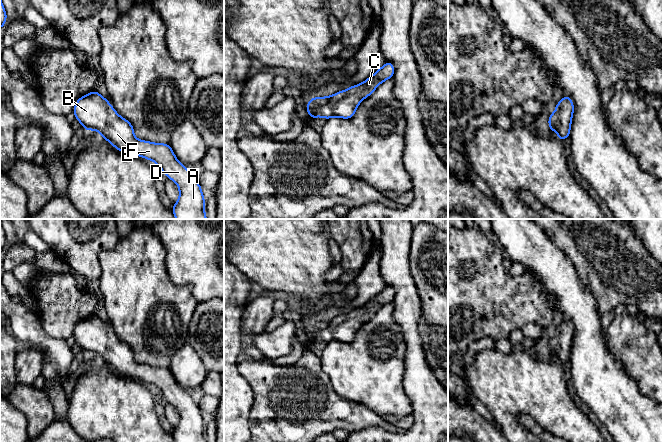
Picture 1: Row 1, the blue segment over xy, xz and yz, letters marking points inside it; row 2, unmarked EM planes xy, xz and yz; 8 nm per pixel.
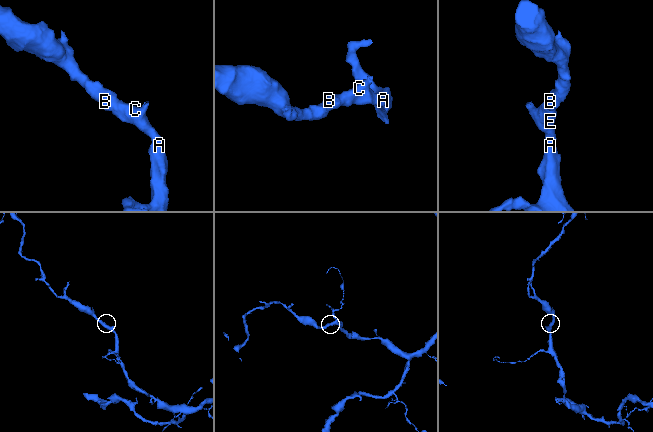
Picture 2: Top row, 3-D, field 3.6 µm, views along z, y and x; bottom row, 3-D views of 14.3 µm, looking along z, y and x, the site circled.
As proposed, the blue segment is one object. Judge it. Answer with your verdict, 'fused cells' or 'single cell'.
single cell

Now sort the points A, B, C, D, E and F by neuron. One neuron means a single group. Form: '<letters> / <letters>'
A B C D E F

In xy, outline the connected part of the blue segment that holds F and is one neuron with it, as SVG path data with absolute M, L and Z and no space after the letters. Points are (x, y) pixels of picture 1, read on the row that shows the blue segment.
M96 90L80 97L75 102L73 113L75 119L81 123L86 131L98 131L101 134L101 138L107 140L120 152L133 154L154 161L166 177L176 183L179 189L179 198L172 208L176 219L207 219L202 188L186 166L178 161L170 144L154 143L137 139L134 135L132 124L127 119L121 117L109 101Z

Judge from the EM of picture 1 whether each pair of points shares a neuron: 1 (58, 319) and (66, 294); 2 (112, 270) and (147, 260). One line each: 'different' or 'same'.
1: same
2: same

